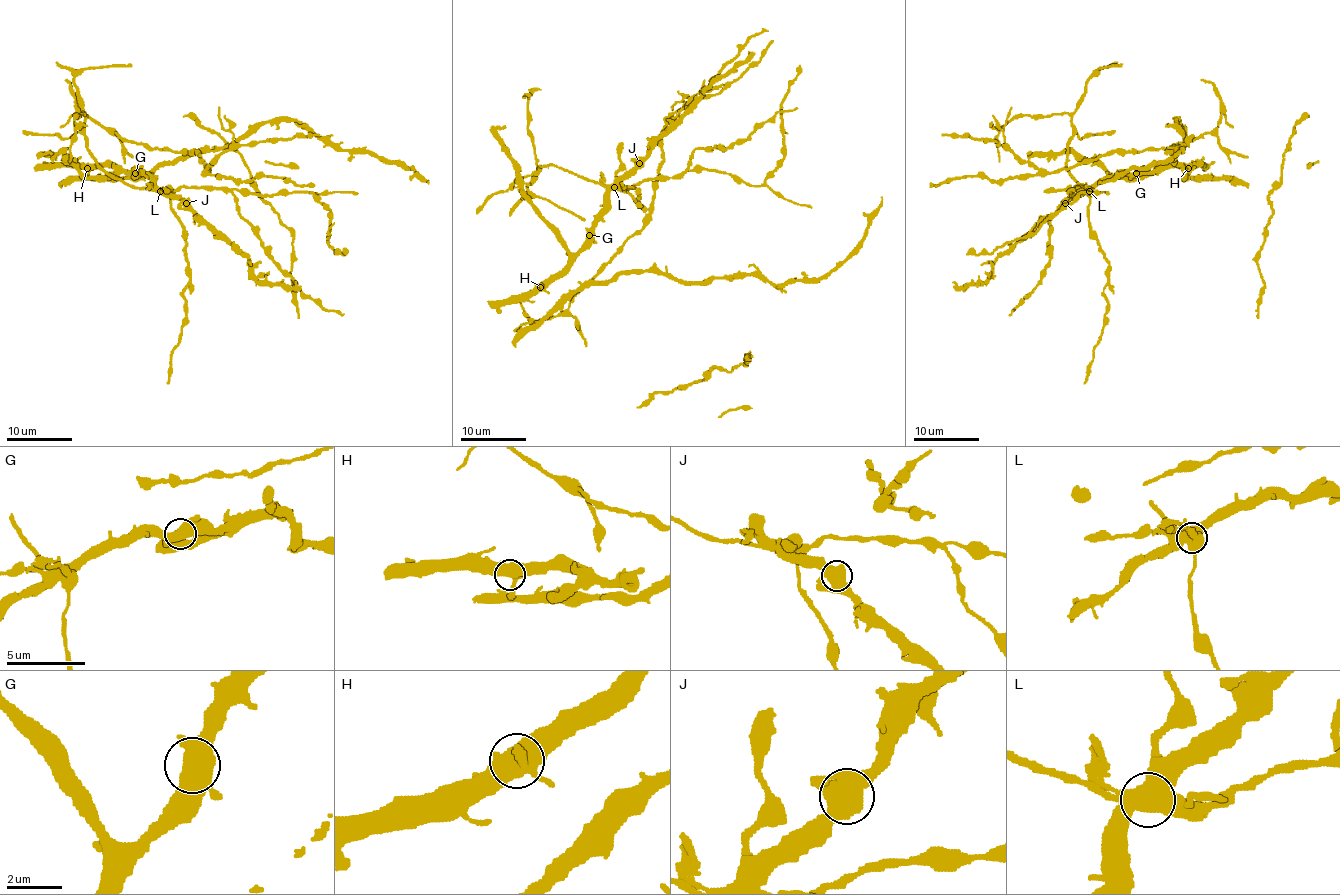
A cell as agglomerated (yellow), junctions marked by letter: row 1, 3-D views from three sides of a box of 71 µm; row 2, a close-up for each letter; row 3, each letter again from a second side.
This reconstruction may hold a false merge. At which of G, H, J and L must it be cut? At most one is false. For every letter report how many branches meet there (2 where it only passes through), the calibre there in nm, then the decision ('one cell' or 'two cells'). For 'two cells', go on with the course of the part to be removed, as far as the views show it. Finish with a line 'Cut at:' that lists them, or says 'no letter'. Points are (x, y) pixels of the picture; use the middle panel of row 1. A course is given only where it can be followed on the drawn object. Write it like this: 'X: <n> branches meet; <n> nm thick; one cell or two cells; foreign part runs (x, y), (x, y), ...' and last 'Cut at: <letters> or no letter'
G: 3 branches meet; 550 nm thick; one cell
H: 4 branches meet; 480 nm thick; one cell
J: 3 branches meet; 500 nm thick; one cell
L: 4 branches meet; 600 nm thick; one cell
Cut at: no letter

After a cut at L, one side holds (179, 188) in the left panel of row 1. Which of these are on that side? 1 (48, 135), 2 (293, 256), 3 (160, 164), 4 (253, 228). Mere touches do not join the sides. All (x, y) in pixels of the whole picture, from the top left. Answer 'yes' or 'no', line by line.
1: yes
2: yes
3: no
4: yes

